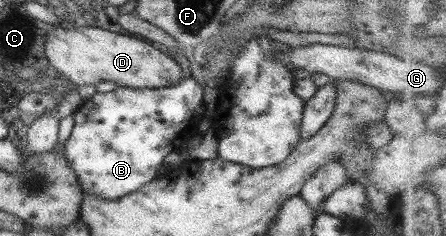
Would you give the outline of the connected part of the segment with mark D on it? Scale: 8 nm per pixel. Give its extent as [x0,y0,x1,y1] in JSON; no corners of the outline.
[43,23,187,89]

